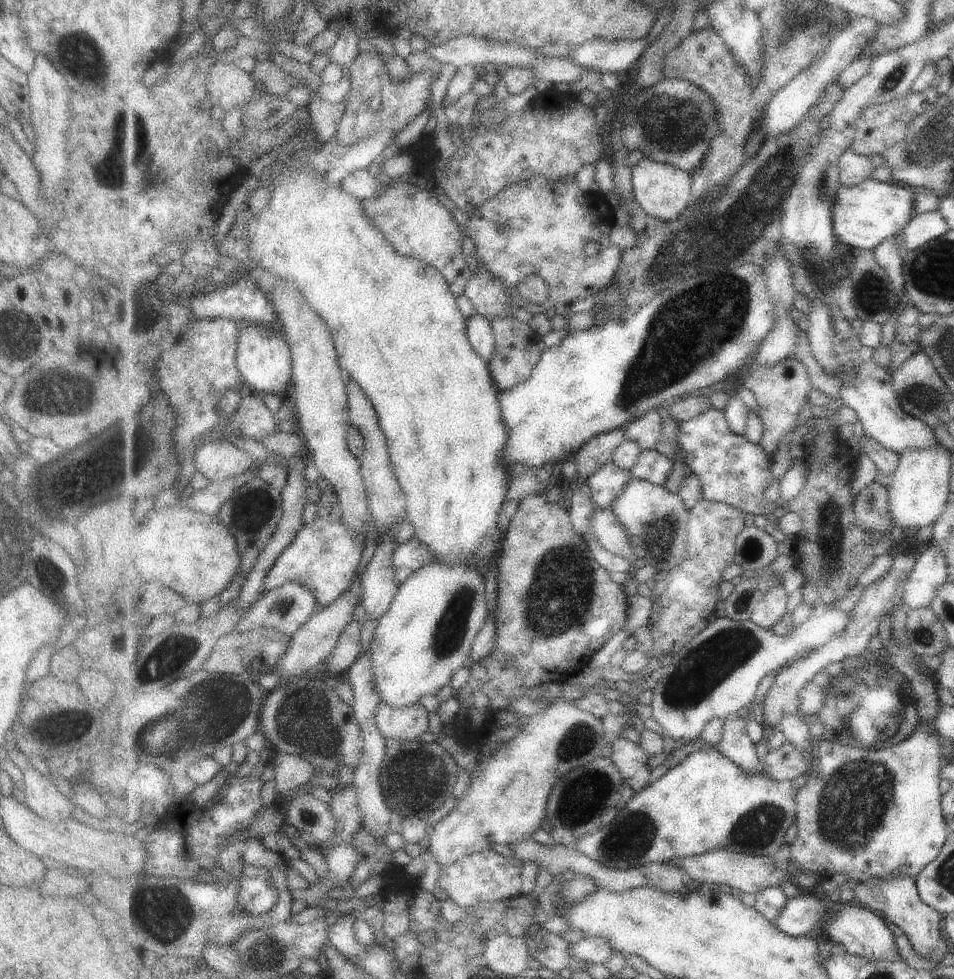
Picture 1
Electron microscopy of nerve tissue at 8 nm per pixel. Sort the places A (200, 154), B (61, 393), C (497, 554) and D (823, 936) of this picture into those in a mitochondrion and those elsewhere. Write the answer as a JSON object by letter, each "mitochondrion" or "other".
{"A":"other","B":"mitochondrion","C":"other","D":"other"}

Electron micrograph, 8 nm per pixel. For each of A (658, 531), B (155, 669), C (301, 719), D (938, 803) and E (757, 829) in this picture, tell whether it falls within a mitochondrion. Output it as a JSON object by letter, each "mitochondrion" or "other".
{"A":"mitochondrion","B":"mitochondrion","C":"mitochondrion","D":"other","E":"mitochondrion"}

